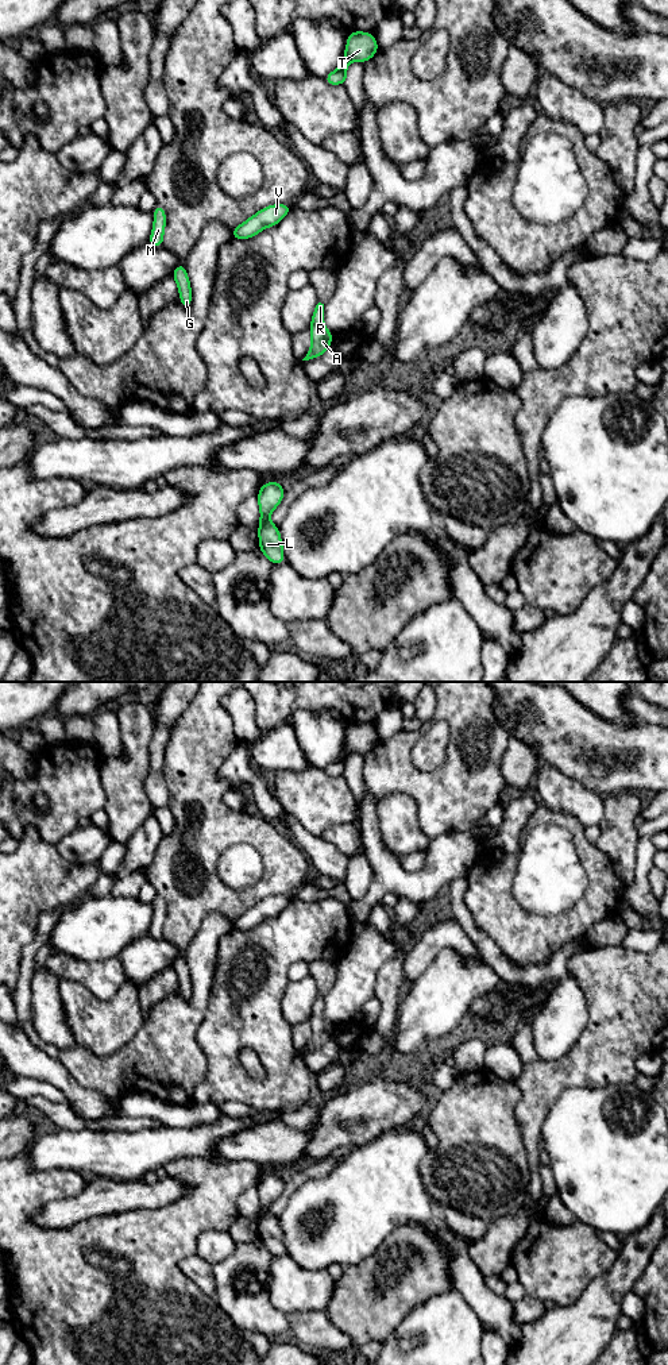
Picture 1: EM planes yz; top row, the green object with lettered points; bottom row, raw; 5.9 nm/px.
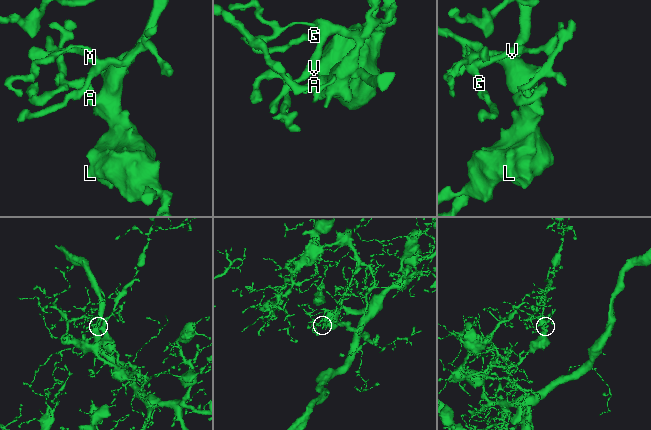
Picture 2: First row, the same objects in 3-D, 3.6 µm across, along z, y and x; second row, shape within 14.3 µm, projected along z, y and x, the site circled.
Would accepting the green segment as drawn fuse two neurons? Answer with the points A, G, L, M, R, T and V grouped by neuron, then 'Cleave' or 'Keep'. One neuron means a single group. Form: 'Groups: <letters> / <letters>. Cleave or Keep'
Groups: A G L M R T V. Keep

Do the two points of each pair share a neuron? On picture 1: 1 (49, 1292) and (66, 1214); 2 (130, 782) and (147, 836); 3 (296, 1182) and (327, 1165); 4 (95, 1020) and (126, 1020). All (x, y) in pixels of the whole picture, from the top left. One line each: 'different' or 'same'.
1: different
2: different
3: same
4: same

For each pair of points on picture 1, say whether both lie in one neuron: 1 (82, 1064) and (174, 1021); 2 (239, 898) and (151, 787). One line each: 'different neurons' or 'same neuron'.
1: same neuron
2: different neurons

